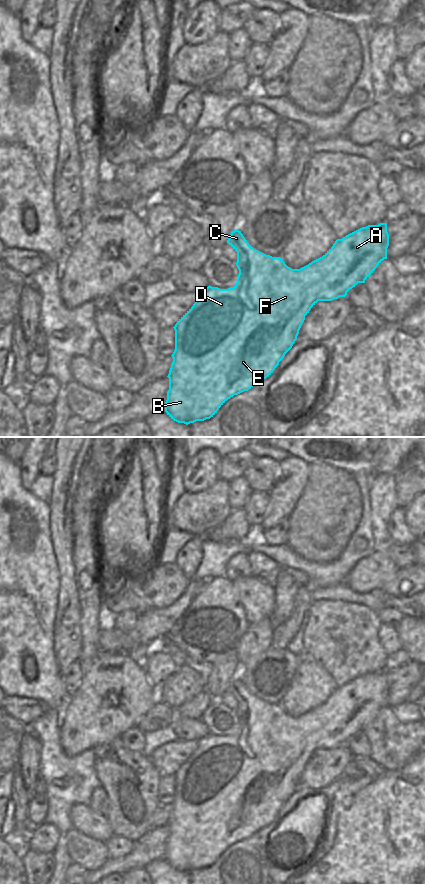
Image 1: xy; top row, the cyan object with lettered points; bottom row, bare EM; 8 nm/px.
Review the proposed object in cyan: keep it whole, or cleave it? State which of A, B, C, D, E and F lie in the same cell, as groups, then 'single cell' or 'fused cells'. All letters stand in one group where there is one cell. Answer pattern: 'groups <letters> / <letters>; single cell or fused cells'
groups A B C D E F; single cell

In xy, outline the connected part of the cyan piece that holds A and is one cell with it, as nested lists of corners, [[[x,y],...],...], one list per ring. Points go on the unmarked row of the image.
[[[387,671],[362,675],[342,687],[320,706],[300,717],[288,715],[280,705],[272,705],[254,697],[238,677],[231,680],[227,691],[237,700],[235,711],[239,722],[234,735],[220,737],[208,734],[197,741],[193,754],[177,769],[175,798],[169,818],[169,838],[165,860],[178,871],[186,873],[213,865],[231,845],[248,839],[269,825],[297,788],[305,764],[318,749],[345,745],[347,740],[365,728],[387,707],[389,682]]]

